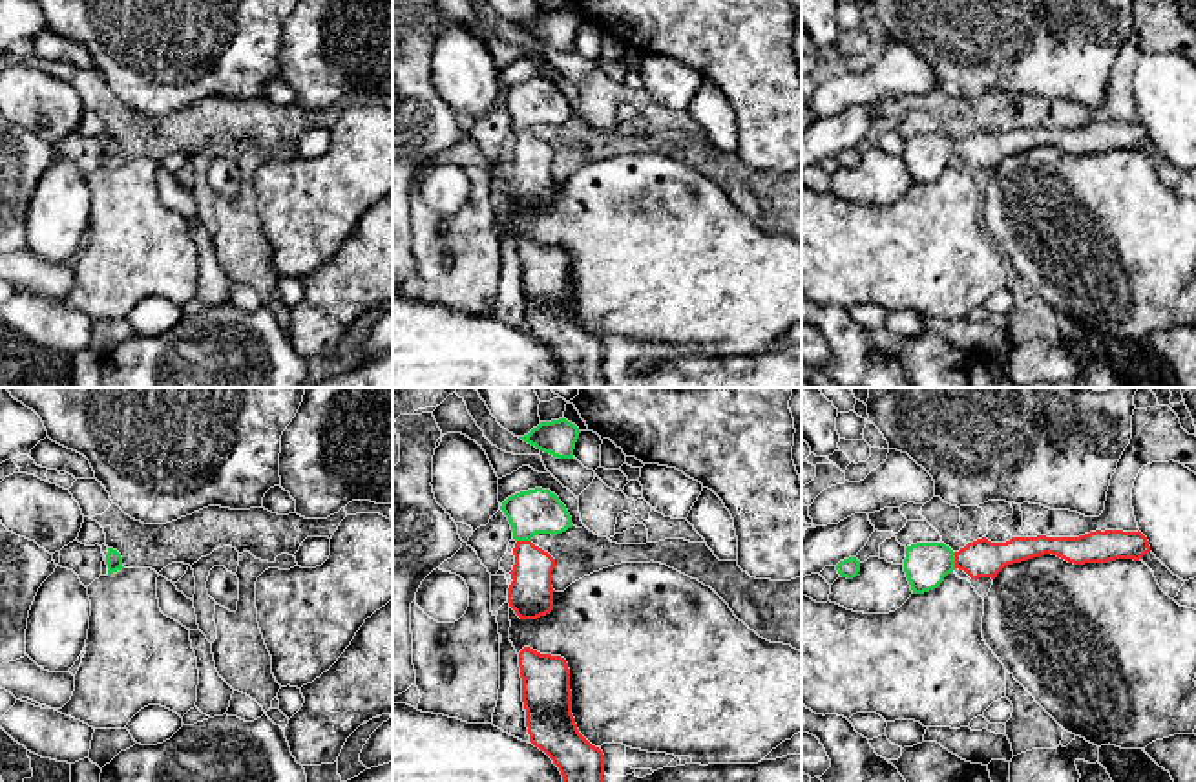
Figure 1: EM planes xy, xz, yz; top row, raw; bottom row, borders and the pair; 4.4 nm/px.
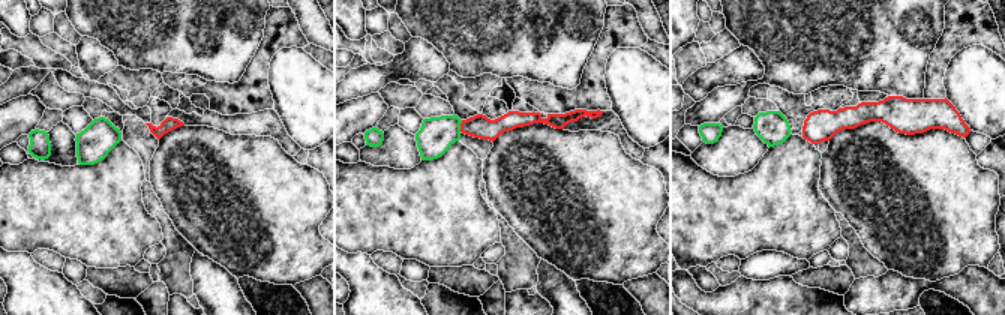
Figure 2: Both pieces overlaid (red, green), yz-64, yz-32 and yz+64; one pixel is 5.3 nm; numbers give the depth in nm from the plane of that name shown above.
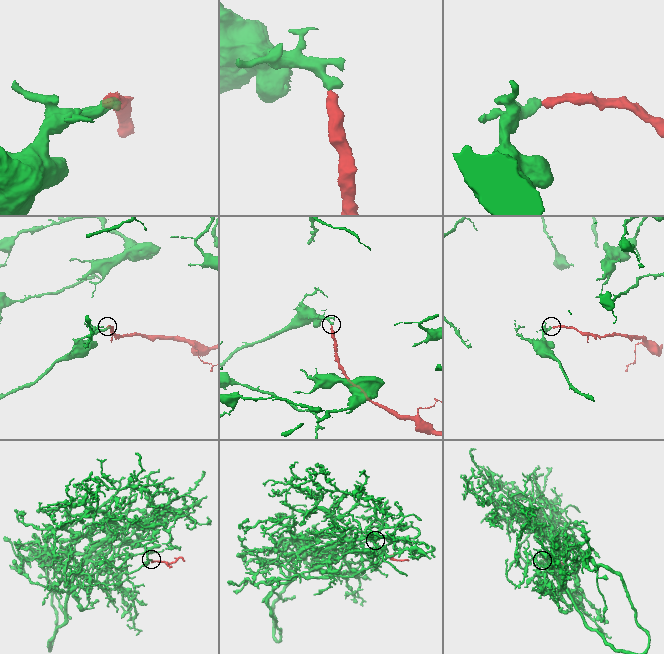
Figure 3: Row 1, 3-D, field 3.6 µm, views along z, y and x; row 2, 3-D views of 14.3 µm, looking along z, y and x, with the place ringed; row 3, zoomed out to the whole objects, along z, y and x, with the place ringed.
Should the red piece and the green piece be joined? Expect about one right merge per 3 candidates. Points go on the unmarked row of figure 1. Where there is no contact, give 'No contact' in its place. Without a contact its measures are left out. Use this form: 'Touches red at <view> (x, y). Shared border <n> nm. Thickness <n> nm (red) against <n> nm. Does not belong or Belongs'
Touches red at yz (955, 150). Shared border 70 nm. Thickness 160 nm (red) against 200 nm. Belongs

